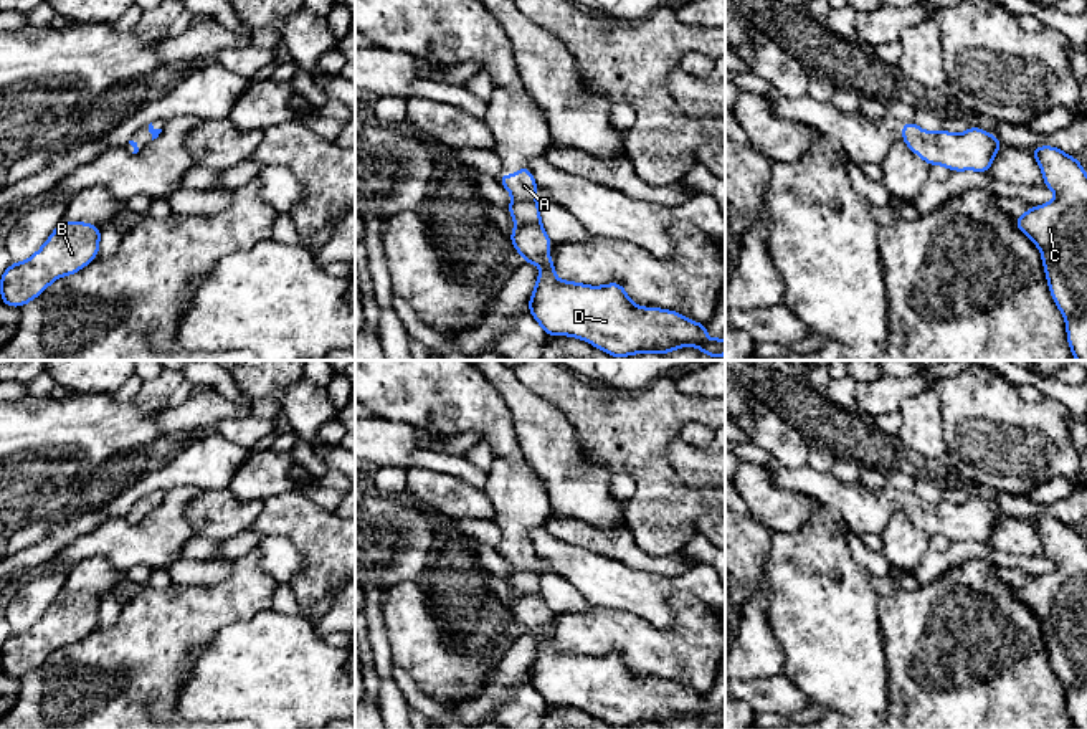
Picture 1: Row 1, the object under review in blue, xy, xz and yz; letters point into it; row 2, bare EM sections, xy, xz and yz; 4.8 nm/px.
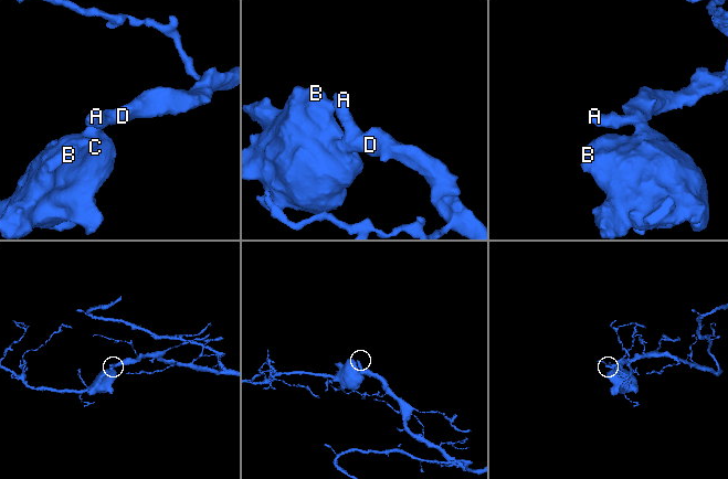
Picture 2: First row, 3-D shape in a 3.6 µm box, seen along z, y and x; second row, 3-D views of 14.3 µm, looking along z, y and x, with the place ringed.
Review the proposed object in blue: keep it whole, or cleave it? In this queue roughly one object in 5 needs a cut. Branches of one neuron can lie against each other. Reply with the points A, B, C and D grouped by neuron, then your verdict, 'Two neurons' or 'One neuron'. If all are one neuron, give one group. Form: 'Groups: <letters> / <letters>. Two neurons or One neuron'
Groups: A B C D. One neuron

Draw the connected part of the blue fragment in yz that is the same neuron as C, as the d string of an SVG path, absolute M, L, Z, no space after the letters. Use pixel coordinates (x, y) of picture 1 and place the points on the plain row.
M1041 516L1029 522L1042 541L1042 555L1057 567L1031 577L1014 595L1042 625L1051 666L1066 689L1072 726L1087 729L1087 544L1077 527L1057 517Z

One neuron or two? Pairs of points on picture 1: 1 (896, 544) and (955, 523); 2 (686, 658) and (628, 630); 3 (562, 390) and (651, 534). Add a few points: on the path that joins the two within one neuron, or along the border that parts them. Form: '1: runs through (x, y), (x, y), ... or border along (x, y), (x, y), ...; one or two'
1: border along (887, 523), (896, 511), (902, 511), (929, 536); two
2: runs through (671, 653), (651, 653), (643, 645); one
3: runs through (600, 420), (651, 471), (651, 496); one

